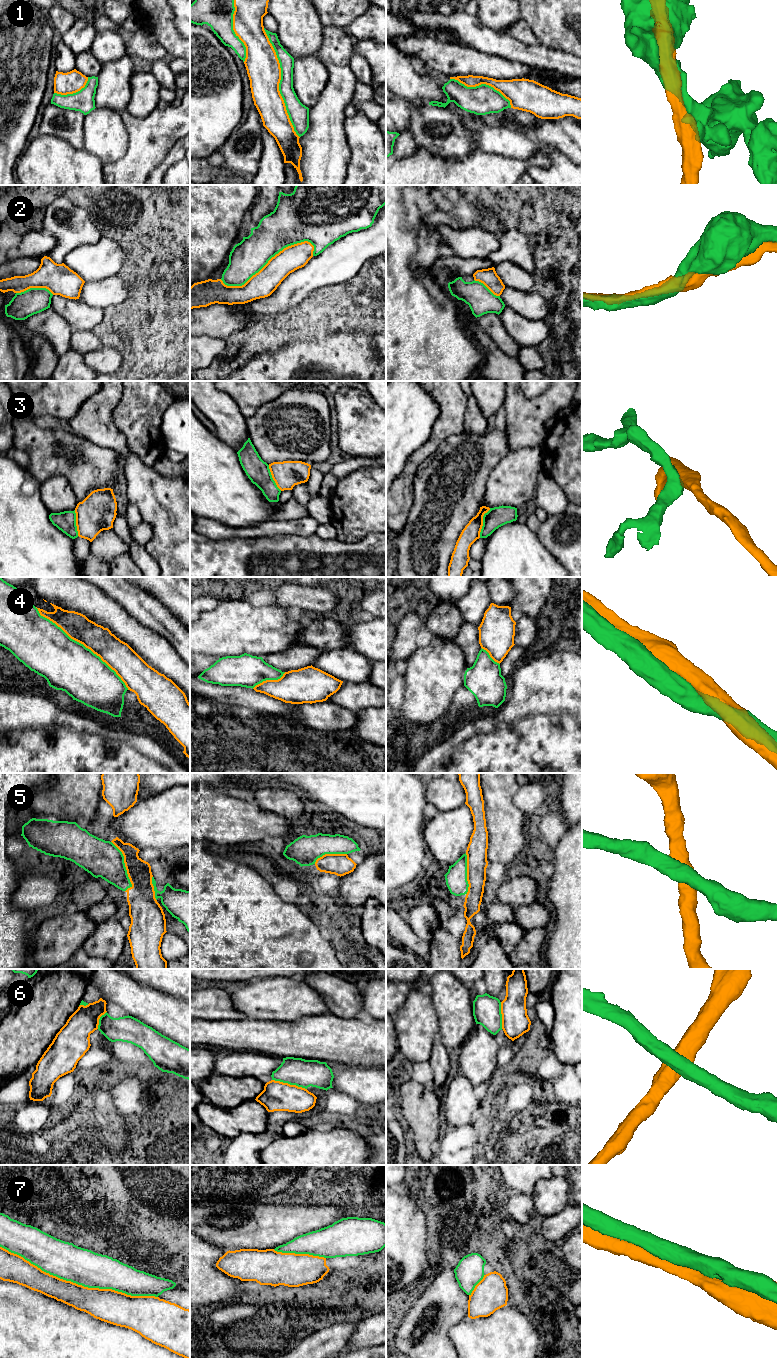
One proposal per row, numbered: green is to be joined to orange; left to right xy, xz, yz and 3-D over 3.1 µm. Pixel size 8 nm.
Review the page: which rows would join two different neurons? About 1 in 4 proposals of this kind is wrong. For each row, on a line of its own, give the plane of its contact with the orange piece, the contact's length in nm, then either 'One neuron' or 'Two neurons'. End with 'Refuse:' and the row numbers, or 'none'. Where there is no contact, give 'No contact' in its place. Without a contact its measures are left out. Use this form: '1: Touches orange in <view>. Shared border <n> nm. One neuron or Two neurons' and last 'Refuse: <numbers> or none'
1: Touches orange in xz. Shared border 950 nm. One neuron
2: Touches orange in xz. Shared border 800 nm. One neuron
3: Touches orange in yz. Shared border 260 nm. One neuron
4: Touches orange in xy. Shared border 1000 nm. One neuron
5: Touches orange in xy. Shared border 420 nm. Two neurons
6: Touches orange in xz. Shared border 300 nm. Two neurons
7: Touches orange in xy. Shared border 1350 nm. One neuron
Refuse: 5, 6

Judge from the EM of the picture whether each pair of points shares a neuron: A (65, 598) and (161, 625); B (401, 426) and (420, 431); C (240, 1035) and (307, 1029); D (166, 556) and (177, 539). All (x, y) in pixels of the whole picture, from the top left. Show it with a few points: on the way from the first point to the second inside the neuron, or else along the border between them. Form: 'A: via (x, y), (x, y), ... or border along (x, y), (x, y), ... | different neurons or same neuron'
A: border along (116, 601), (140, 623), (153, 630) | different neurons
B: via (406, 426), (415, 429) | same neuron
C: via (257, 1035), (290, 1035) | same neuron
D: via (170, 552), (177, 543) | same neuron

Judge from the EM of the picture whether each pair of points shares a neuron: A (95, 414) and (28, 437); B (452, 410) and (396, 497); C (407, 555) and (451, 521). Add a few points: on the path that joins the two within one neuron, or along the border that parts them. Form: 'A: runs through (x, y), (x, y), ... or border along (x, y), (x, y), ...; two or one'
A: border along (71, 430), (92, 441); two
B: runs through (439, 432), (433, 442), (412, 463), (407, 475); one
C: runs through (418, 547), (440, 525); one

